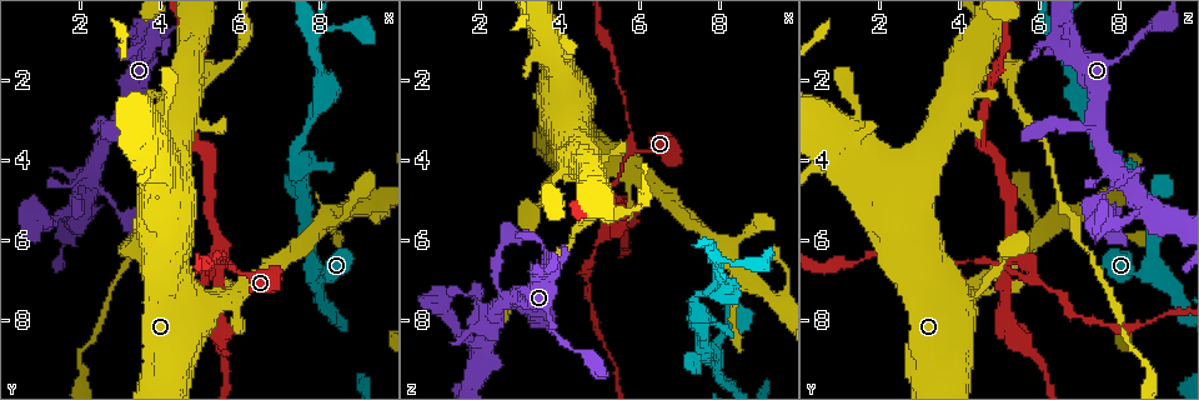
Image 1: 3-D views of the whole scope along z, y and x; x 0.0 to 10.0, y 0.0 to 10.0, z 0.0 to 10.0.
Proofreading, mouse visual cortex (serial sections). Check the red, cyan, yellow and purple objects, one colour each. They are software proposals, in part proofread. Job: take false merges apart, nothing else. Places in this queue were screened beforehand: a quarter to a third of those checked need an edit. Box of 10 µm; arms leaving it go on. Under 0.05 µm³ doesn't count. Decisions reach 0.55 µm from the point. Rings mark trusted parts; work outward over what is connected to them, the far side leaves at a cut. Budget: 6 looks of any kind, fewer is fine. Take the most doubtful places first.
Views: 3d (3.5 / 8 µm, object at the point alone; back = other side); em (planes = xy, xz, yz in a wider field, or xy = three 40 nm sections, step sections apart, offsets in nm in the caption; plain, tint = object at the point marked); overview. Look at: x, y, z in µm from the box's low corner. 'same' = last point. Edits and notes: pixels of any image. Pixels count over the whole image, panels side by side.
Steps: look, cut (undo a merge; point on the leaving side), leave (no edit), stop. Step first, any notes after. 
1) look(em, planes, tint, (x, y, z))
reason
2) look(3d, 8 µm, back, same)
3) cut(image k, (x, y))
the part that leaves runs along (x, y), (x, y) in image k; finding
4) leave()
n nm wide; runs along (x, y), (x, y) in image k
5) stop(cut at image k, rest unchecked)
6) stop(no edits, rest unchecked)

look(3d, 3.5 µm, (5.50, 6.45, 5.50))
arms part here

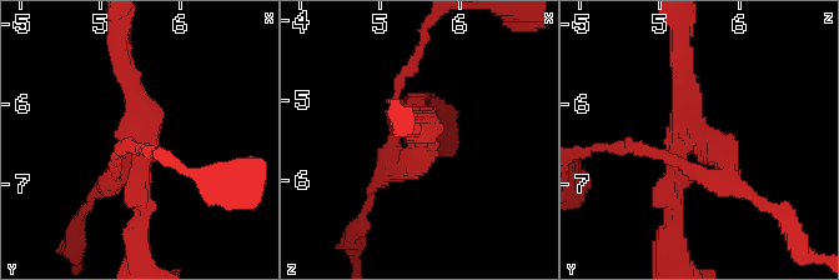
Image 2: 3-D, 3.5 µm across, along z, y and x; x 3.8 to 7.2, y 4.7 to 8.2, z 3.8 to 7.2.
look(em, xy, step 1, plain, (5.50, 6.40, 5.45))
3 arms; arms of 250, 250, 250 nm; shape alone is not enough

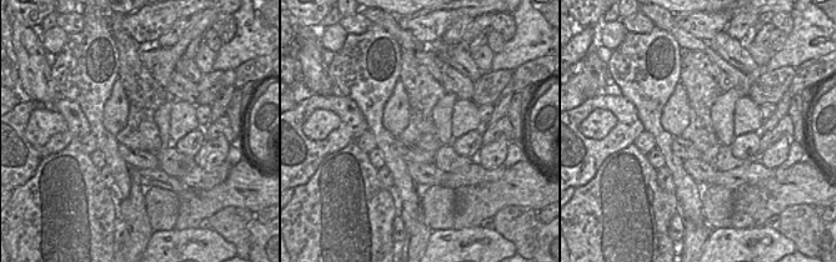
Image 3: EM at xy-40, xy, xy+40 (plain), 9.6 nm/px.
look(em, xy, step 1, tint, same)

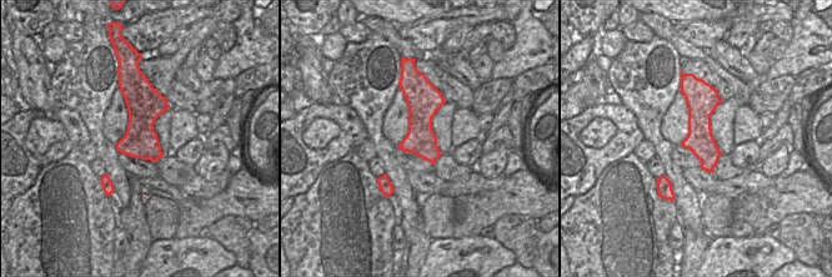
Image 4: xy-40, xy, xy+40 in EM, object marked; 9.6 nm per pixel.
cut(image 2, (436, 143))
the part that leaves runs along (403, 169), (403, 124) in image 2; a second cell is stuck on

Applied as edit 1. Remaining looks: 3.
look(3d, 3.5 µm, back, (7.90, 0.95, 6.30))
a narrow waist

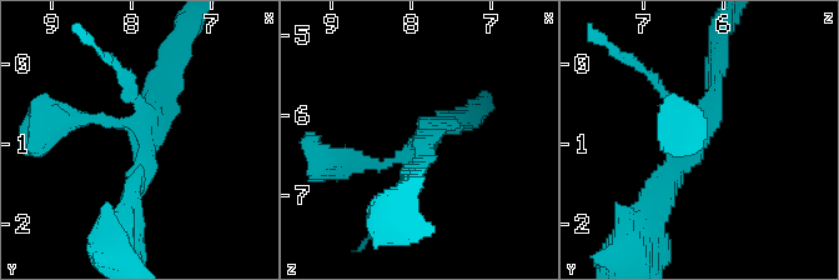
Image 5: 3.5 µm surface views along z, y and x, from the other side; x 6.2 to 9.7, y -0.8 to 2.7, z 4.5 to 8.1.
leave()
arms of 150, 150, 250, 250 nm; runs along (132, 204), (144, 130), (70, 119) in image 5; one cell here

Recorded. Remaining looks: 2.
stop(cut at image 2, rest unchecked)

